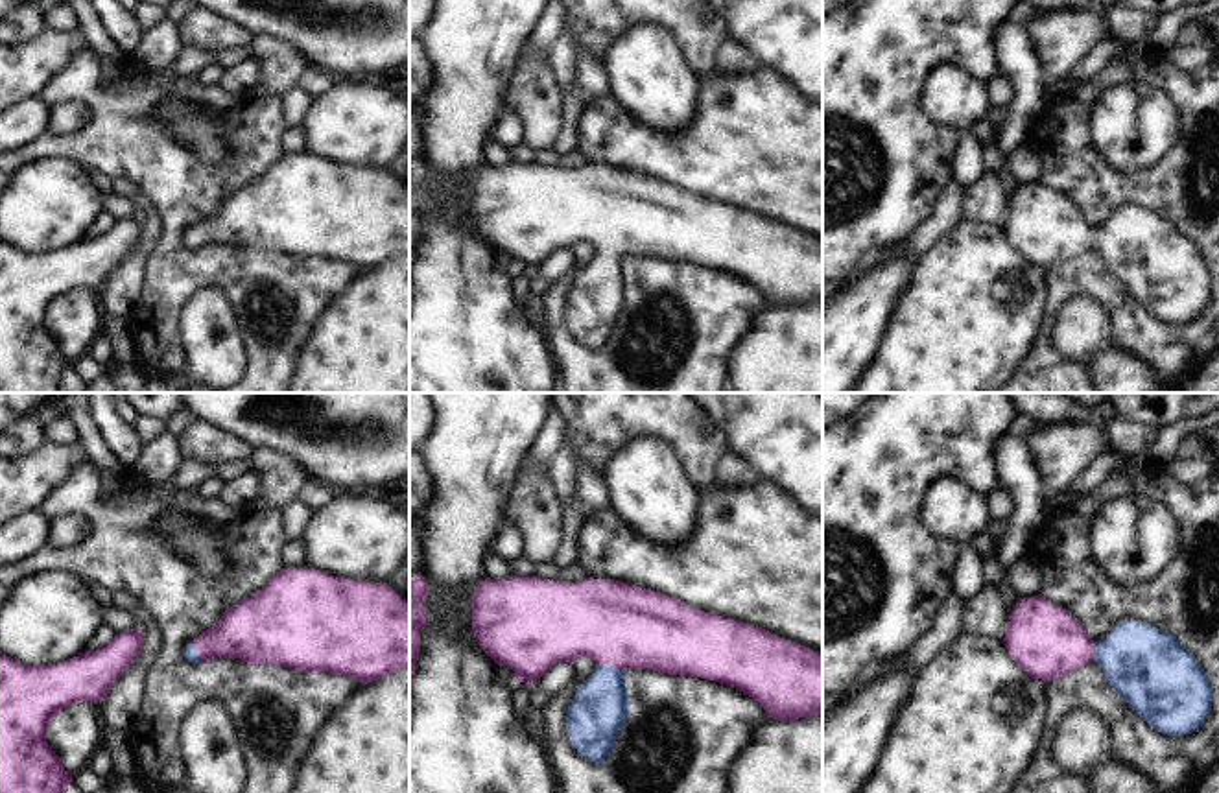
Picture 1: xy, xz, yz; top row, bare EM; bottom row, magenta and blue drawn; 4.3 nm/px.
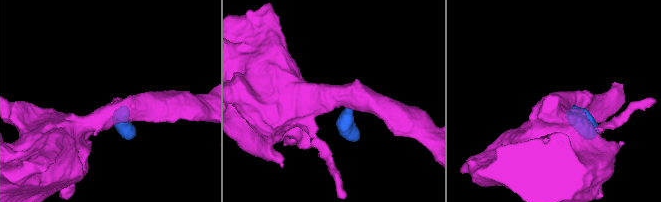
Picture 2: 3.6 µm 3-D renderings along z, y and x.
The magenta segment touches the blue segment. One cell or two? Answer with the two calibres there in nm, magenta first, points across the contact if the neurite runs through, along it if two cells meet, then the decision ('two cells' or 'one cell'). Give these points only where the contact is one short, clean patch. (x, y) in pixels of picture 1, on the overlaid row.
calibres 360 and 240 nm; way xz (631, 627), (616, 642), (611, 664), (594, 718); one cell

